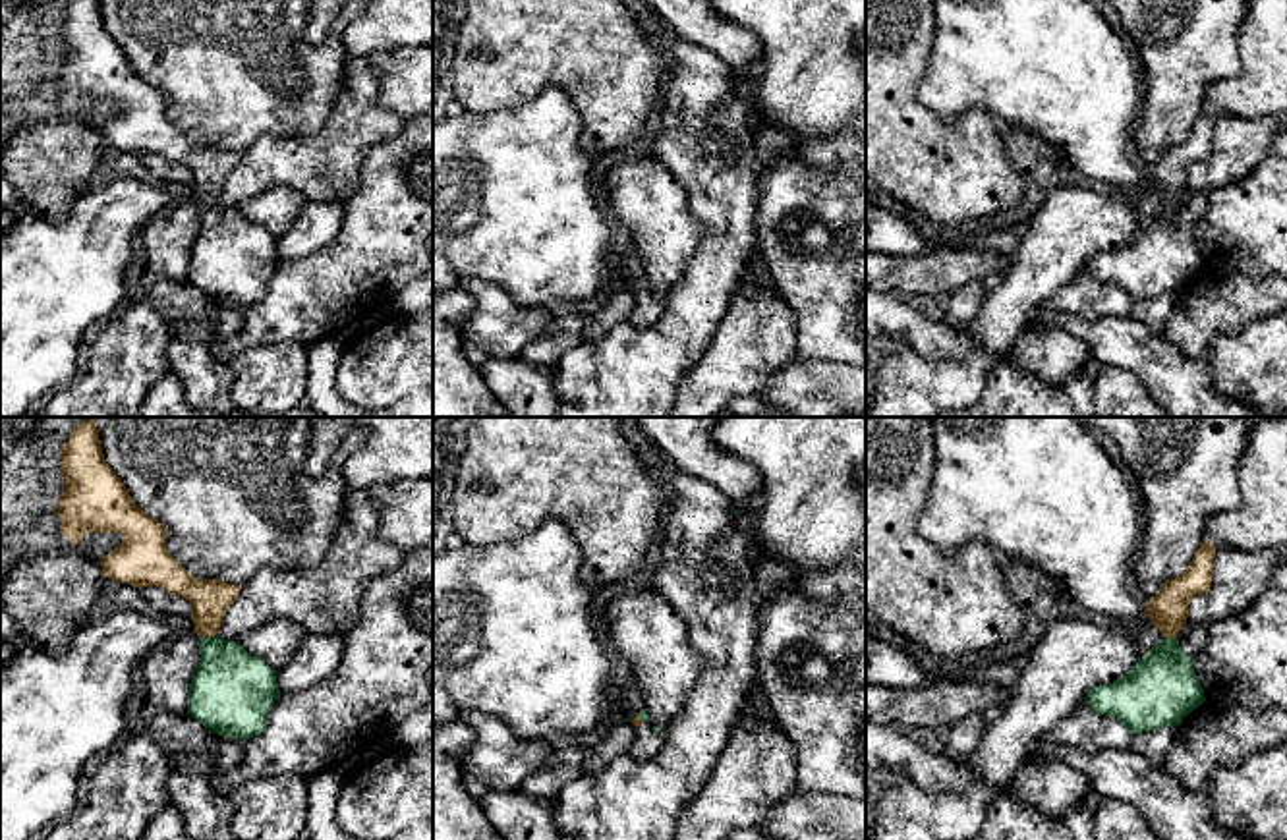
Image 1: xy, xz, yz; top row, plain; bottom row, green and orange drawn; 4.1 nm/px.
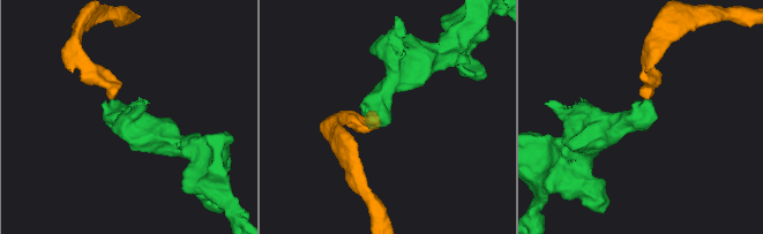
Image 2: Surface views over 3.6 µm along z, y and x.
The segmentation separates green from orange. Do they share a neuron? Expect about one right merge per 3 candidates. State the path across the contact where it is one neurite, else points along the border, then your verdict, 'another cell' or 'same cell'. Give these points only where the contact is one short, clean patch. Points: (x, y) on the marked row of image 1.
runs through xy (230, 692), (227, 671), (207, 638), (209, 599); same cell

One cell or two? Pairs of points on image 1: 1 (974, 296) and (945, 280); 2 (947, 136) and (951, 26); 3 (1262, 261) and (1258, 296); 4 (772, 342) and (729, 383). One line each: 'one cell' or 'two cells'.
1: two cells
2: two cells
3: two cells
4: one cell

